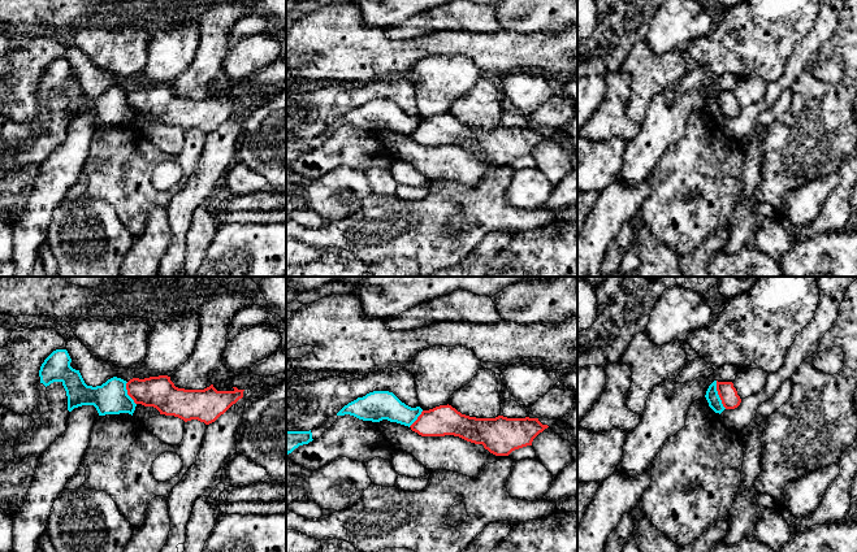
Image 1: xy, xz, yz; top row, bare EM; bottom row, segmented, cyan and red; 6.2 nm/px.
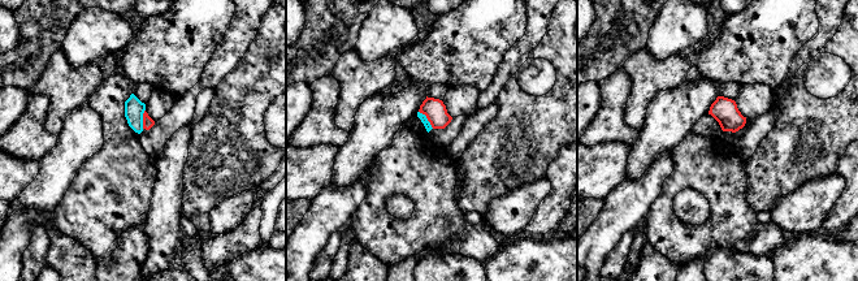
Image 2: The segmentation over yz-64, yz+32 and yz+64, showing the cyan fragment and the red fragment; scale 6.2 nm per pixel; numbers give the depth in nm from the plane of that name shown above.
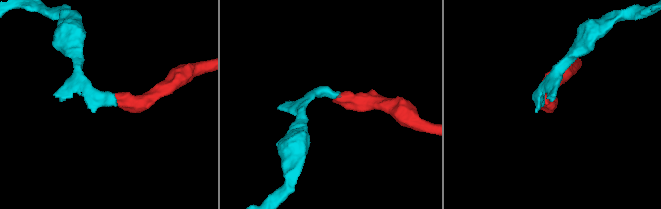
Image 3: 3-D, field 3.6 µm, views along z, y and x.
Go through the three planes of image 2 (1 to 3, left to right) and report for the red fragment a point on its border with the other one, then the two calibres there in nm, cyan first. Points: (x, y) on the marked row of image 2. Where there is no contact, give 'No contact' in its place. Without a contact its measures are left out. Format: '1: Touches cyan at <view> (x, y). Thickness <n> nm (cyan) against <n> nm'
1: Touches cyan at yz-64 (142, 119). Thickness 120 nm (cyan) against 70 nm
2: Touches cyan at yz+32 (427, 119). Thickness 50 nm (cyan) against 140 nm
3: No contact

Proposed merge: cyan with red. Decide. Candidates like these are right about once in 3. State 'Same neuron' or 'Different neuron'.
Different neuron

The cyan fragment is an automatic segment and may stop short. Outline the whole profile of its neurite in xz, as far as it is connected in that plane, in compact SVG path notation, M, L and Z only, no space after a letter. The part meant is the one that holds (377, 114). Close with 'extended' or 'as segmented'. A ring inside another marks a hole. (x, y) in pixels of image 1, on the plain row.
M373 100L345 114L337 125L350 123L372 131L388 129L410 136L421 121L420 116L406 114L393 101Z; as segmented

